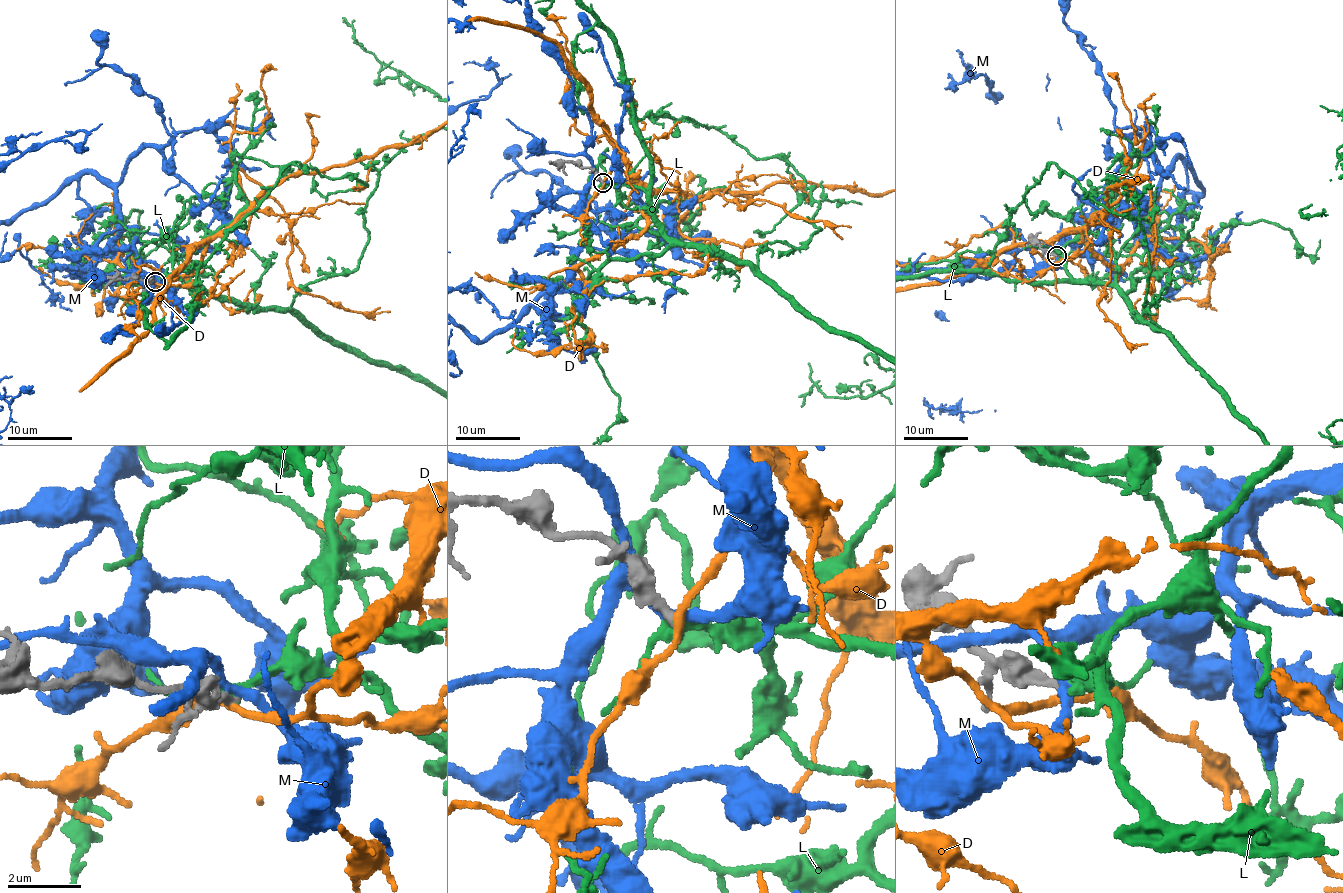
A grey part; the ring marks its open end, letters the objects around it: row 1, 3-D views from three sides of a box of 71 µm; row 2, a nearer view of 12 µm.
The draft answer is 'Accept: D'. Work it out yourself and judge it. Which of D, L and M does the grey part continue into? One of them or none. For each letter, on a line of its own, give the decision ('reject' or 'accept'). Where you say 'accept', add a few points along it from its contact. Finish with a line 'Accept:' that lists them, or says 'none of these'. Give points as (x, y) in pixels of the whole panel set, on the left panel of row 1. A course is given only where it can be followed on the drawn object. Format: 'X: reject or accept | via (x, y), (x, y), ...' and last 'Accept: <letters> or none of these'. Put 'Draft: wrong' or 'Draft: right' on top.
Draft: wrong
D: reject
L: accept
M: reject
Accept: L

